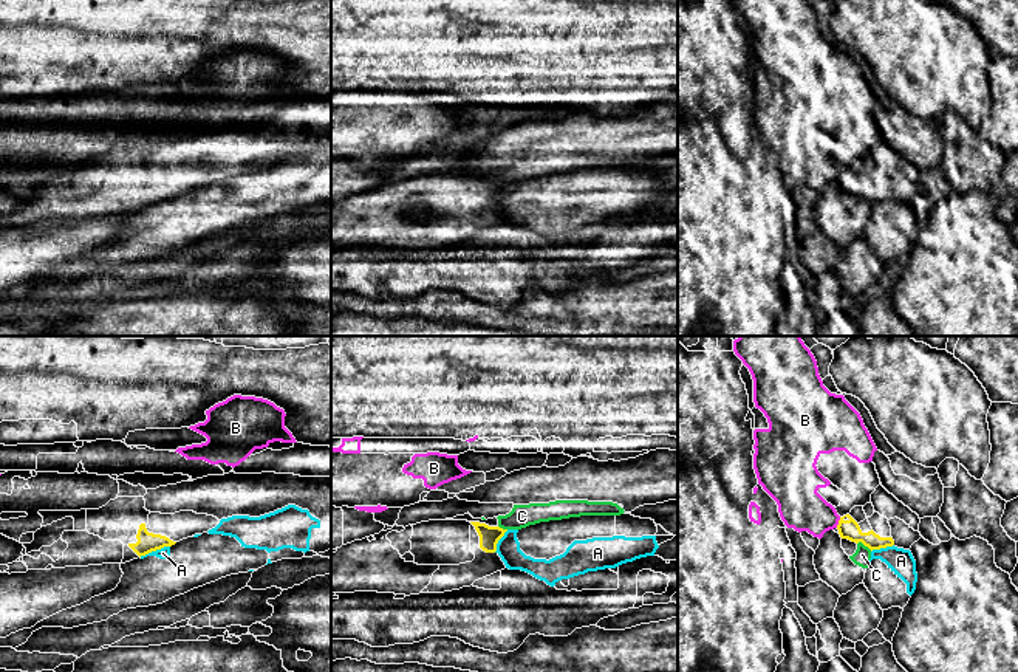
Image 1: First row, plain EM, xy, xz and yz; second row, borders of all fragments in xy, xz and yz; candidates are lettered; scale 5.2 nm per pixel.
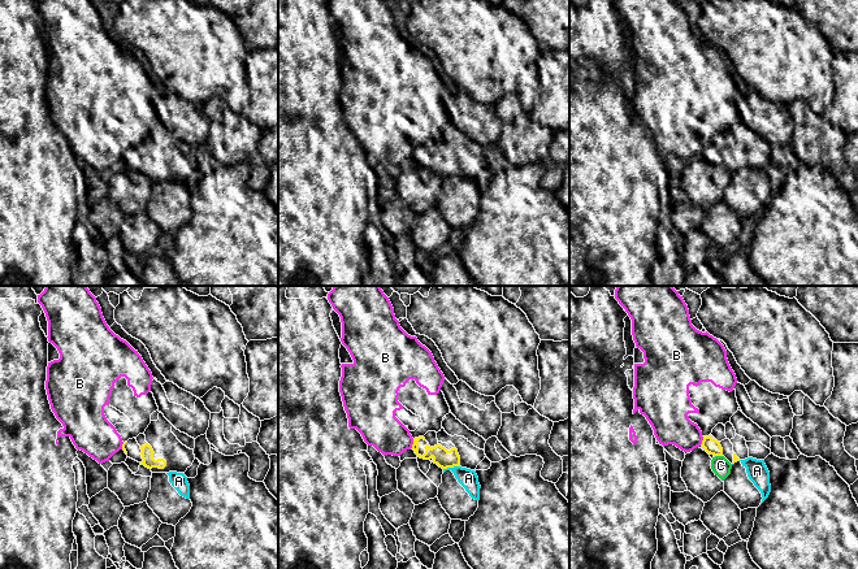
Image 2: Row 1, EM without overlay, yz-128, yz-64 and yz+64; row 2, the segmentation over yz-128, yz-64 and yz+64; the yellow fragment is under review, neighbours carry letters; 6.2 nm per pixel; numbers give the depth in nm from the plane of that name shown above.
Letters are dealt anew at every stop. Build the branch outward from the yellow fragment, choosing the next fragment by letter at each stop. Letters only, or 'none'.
none

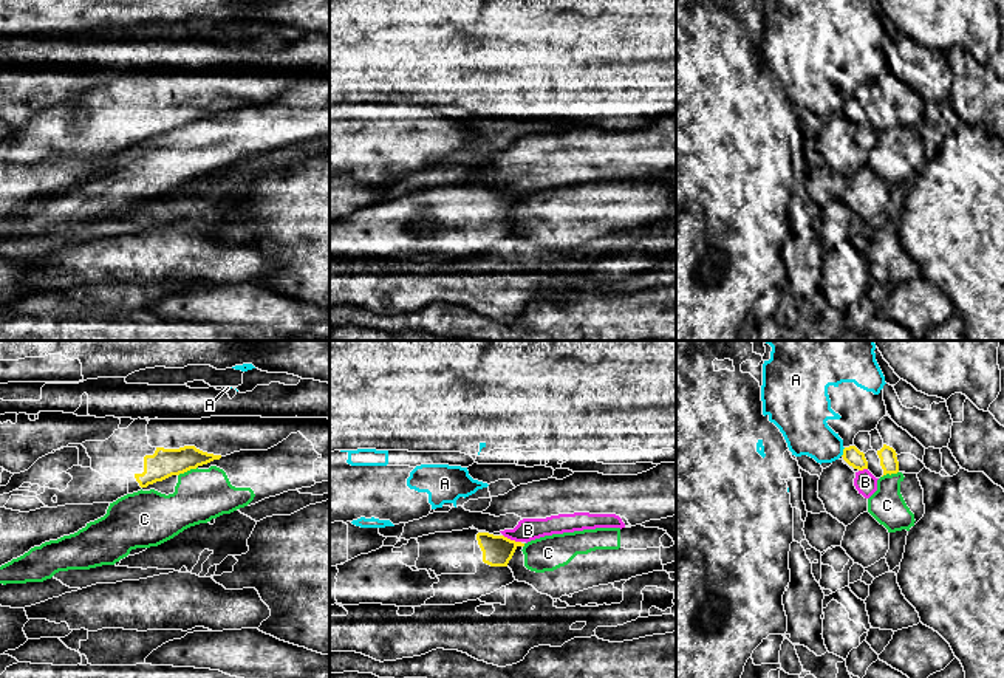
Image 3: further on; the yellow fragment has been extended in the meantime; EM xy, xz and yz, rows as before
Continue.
none

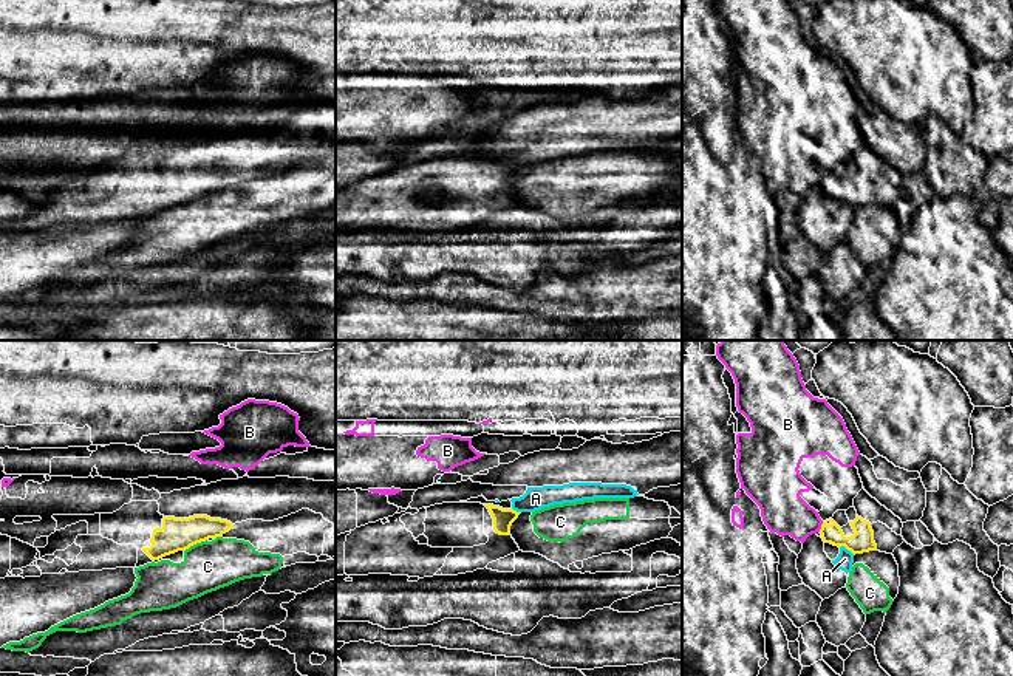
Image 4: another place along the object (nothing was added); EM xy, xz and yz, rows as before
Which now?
none

